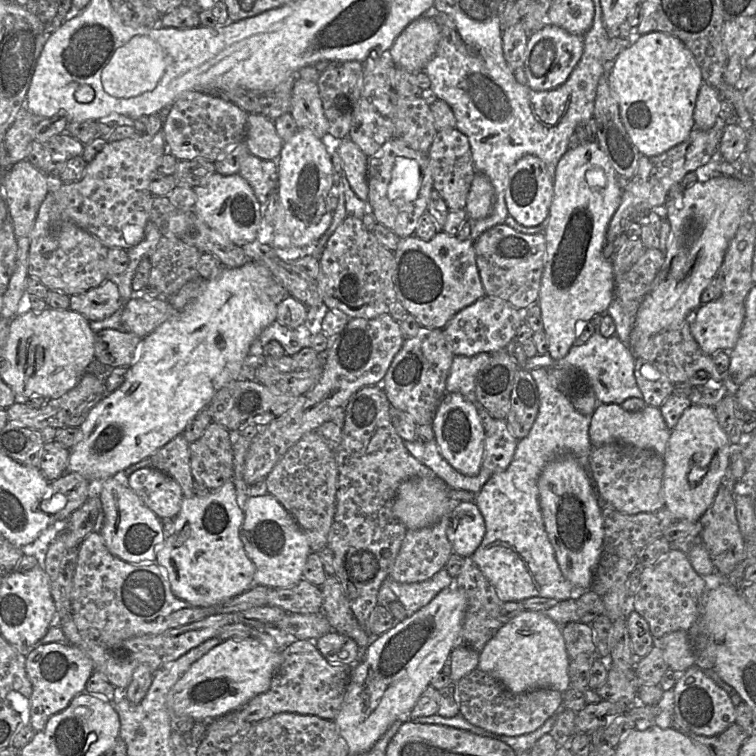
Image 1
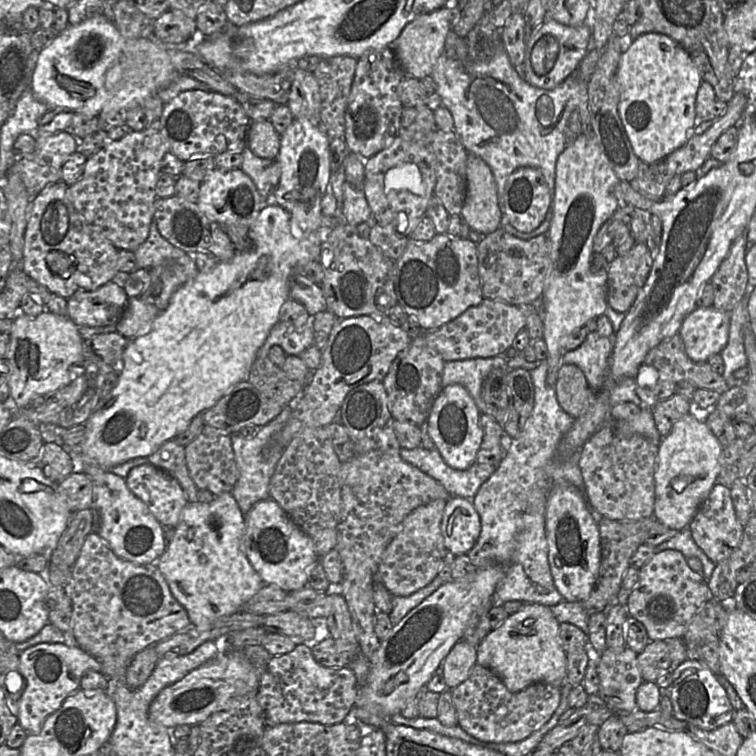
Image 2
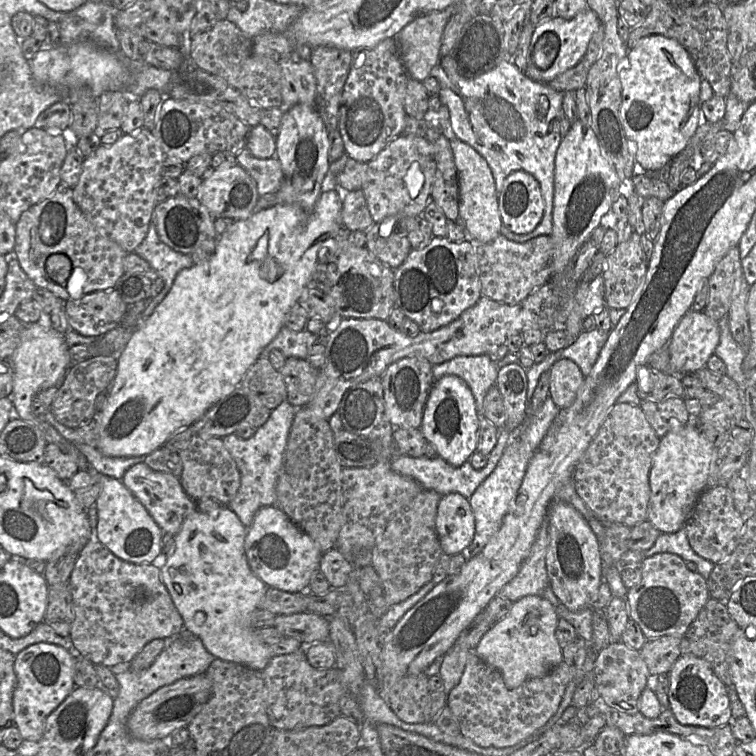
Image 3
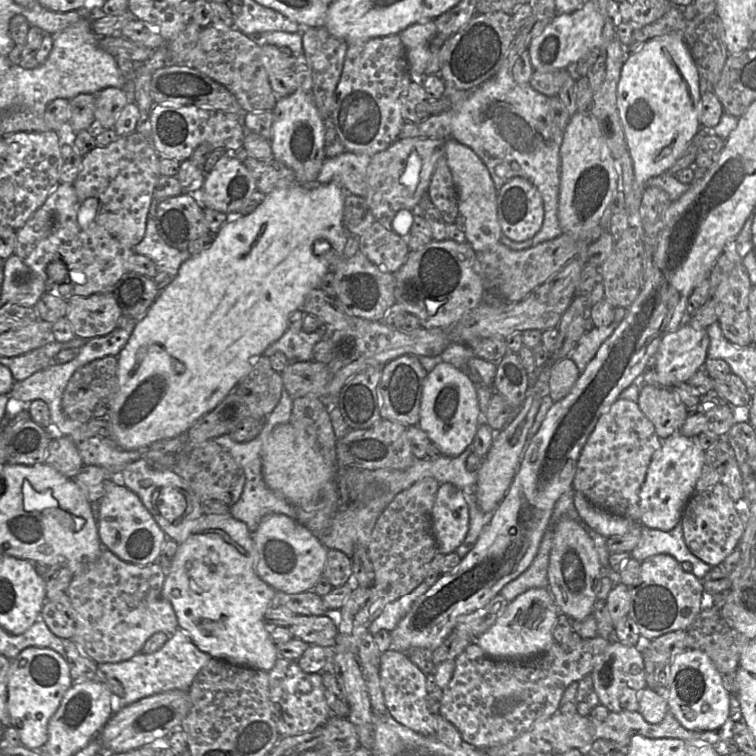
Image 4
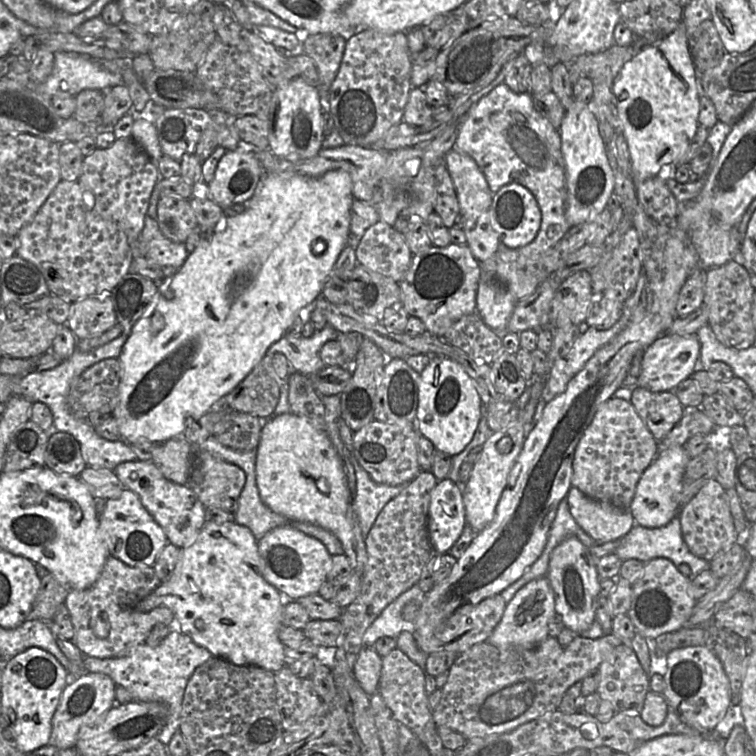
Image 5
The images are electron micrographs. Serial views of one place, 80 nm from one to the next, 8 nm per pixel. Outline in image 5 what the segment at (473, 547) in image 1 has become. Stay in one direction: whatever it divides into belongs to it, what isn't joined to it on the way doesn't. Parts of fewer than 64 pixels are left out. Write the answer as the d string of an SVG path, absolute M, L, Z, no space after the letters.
M449 478L438 481L430 494L428 534L437 555L447 554L466 523L462 492Z

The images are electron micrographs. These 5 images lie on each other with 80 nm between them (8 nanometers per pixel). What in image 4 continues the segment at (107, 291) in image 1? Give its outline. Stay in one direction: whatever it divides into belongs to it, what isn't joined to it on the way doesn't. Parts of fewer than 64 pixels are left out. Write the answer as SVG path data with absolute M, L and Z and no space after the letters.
M106 292L70 299L66 316L77 337L92 339L116 329L122 311L113 292Z

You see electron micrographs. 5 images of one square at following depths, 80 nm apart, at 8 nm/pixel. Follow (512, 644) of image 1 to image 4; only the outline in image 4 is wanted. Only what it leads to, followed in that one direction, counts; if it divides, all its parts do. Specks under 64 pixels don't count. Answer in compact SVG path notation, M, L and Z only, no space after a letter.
M531 588L510 601L496 623L473 642L495 659L520 660L539 655L555 642L552 629L559 612L549 588Z

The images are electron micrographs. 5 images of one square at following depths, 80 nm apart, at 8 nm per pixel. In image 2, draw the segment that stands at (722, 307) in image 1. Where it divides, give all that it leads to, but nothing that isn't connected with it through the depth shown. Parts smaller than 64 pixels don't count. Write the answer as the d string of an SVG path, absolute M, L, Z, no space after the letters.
M713 306L697 307L683 320L680 335L687 356L694 362L707 362L727 345L730 313Z

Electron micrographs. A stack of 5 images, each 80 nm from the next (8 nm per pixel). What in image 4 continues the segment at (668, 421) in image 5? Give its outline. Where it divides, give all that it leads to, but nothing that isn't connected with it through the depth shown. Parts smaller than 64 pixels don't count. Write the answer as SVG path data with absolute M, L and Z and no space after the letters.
M641 383L637 405L653 424L661 441L679 433L689 414L689 409L680 398L666 387Z

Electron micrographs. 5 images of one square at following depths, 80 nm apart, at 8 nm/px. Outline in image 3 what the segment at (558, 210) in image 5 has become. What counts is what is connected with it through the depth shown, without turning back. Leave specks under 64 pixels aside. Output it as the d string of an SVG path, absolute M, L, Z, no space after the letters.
M449 54L439 58L430 75L439 81L439 98L449 110L455 137L473 147L486 160L495 180L497 194L502 190L505 179L515 171L528 172L539 182L545 205L543 218L533 230L533 238L517 243L525 243L539 236L550 236L553 230L555 156L562 141L559 126L564 114L564 92L530 79L509 58L503 59L495 68L477 78L468 79L459 73L456 60Z

